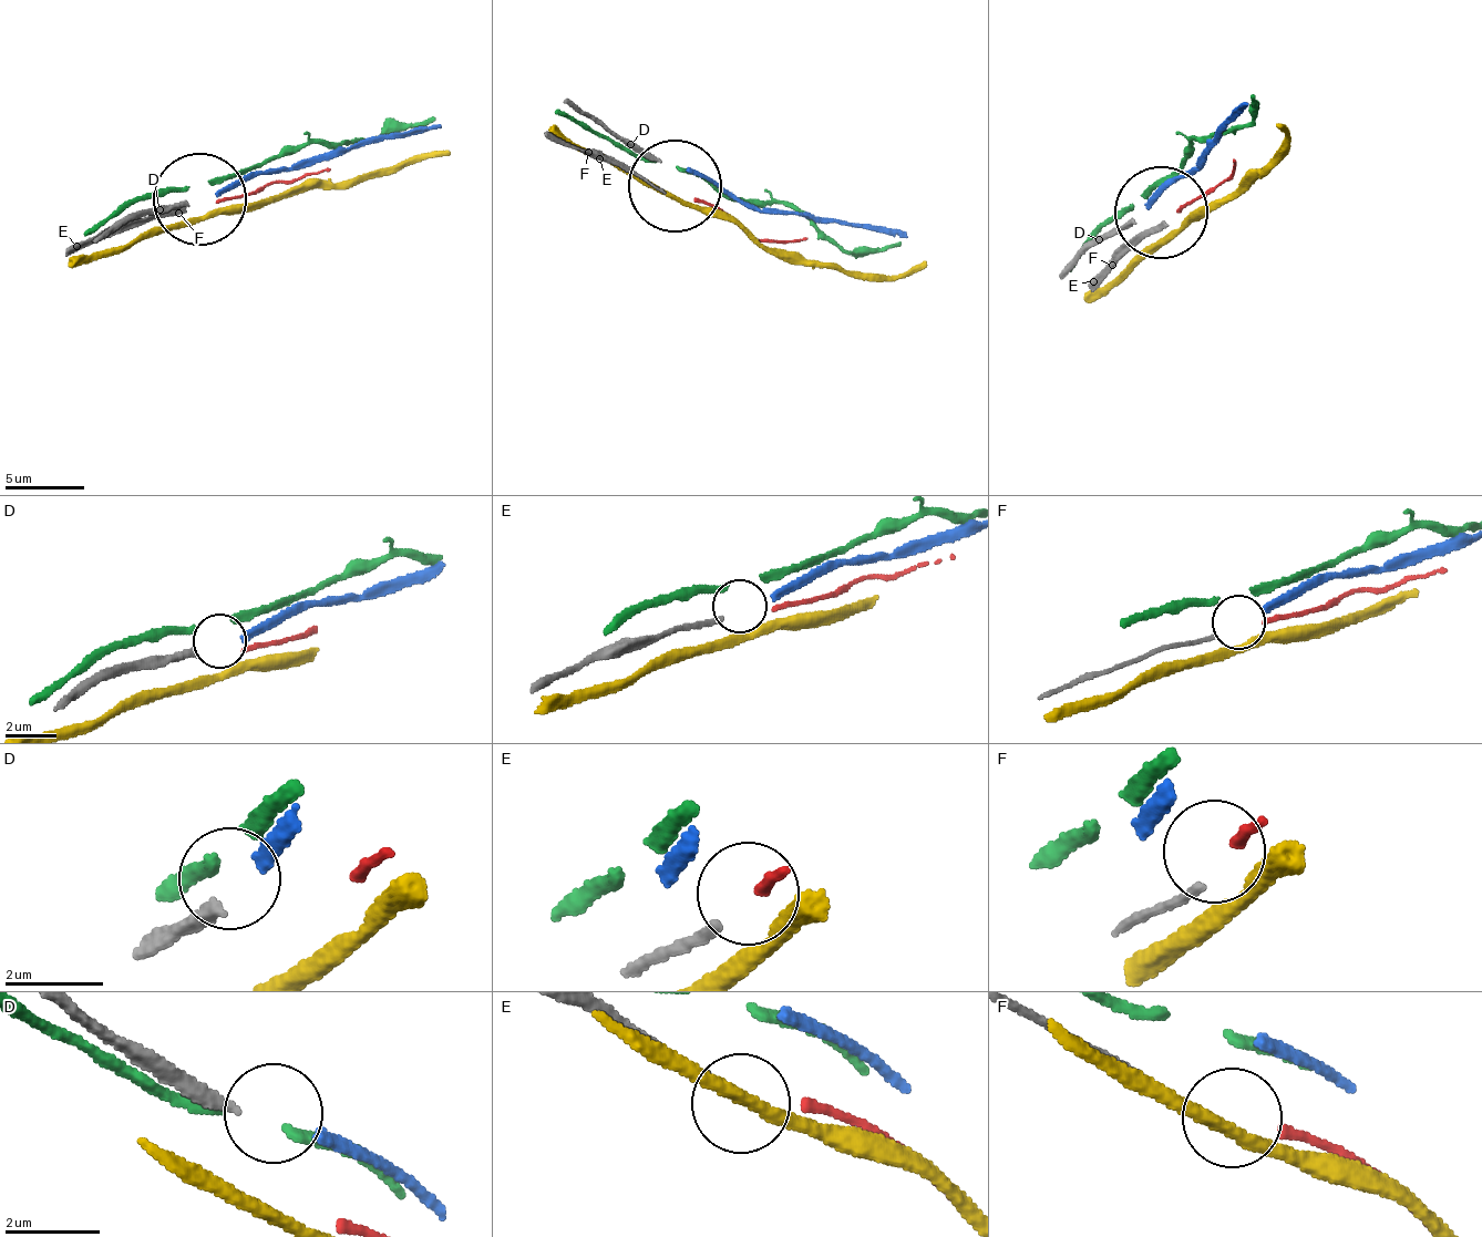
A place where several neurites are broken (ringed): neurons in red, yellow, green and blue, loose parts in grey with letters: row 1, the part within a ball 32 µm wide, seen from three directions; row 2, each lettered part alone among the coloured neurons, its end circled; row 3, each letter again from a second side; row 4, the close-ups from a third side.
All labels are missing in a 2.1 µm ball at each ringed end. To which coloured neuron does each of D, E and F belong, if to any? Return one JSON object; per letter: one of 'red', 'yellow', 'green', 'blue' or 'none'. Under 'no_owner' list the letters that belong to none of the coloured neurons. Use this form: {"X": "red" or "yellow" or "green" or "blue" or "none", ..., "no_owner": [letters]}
{"D": "blue", "E": "none", "F": "red", "no_owner": ["E"]}

